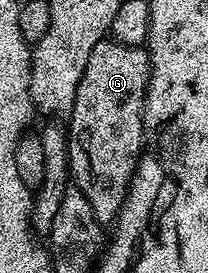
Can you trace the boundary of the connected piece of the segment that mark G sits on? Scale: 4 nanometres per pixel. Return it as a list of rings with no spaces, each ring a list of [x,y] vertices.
[[[105,37],[90,49],[90,61],[82,73],[72,113],[66,123],[68,137],[68,170],[71,182],[90,201],[94,217],[102,225],[112,225],[122,209],[136,171],[136,160],[144,145],[144,96],[148,93],[148,53],[144,47],[122,45]]]

